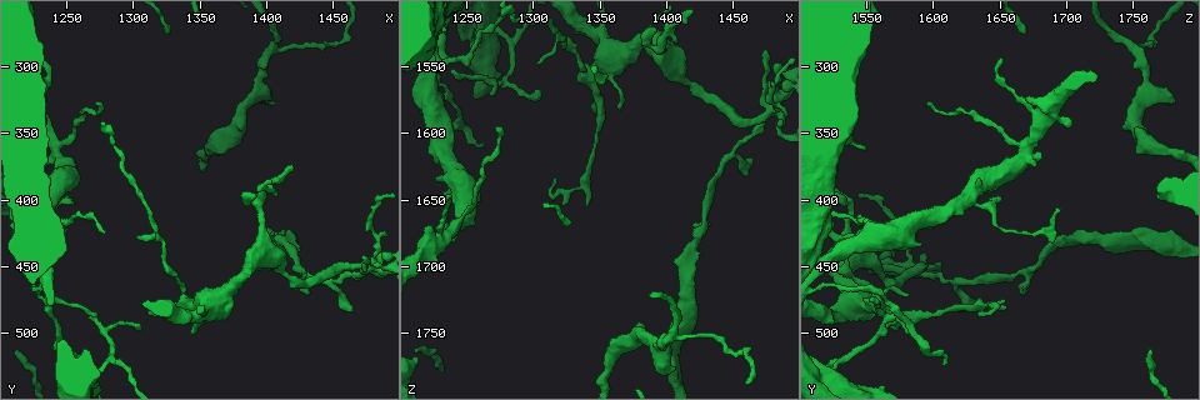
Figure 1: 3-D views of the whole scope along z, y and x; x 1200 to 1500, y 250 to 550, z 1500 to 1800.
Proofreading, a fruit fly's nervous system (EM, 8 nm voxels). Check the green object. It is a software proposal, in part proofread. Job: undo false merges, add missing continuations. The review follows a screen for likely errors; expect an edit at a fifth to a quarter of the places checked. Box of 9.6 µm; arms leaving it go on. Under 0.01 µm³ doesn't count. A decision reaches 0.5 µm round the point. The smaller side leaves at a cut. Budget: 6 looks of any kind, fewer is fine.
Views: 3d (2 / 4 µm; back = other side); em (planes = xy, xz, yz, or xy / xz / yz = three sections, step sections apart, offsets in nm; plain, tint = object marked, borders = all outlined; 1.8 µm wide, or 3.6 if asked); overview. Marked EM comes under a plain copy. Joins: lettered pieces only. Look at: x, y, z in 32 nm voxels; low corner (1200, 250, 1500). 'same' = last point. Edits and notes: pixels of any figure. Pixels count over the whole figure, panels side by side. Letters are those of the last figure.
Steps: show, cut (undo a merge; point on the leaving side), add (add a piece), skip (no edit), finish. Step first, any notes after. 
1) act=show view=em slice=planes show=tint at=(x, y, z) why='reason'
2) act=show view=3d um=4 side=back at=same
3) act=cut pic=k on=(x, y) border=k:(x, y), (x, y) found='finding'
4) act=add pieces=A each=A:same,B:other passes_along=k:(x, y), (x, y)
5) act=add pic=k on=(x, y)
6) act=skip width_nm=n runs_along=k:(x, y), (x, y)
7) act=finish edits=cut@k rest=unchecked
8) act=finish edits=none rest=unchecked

act=show view=3d um=4 side=back at=(1242, 360, 1668) why='arms part here'

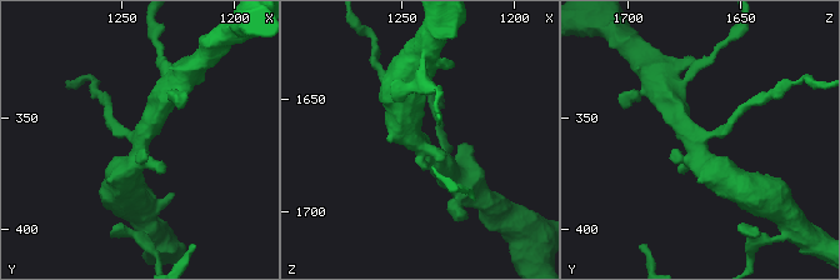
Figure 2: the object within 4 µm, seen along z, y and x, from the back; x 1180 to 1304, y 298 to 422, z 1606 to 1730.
act=show view=em slice=xz step=4 show=tint at=(1242, 362, 1668)

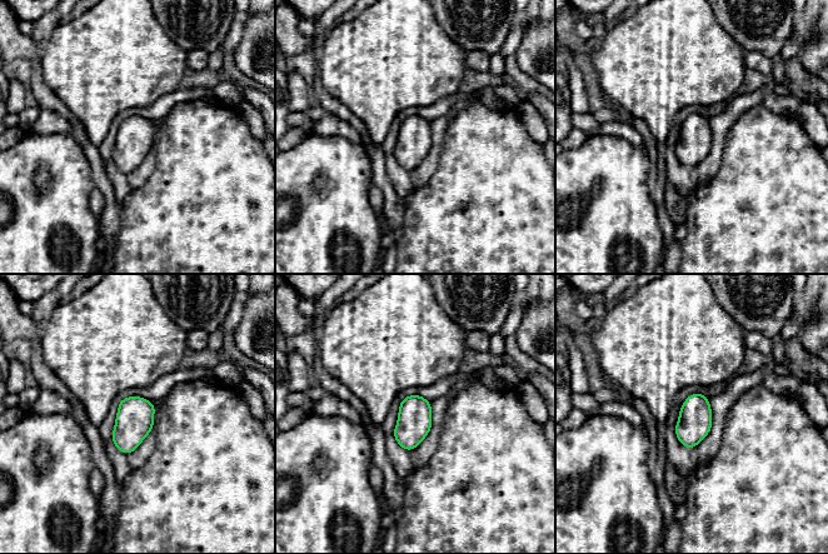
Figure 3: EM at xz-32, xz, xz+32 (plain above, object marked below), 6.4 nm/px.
act=show view=em slice=planes show=borders at=same why='another direction'

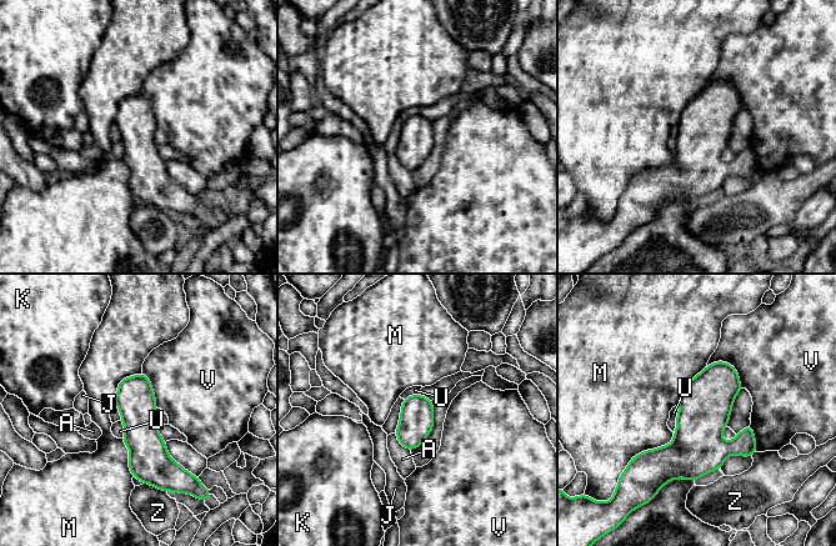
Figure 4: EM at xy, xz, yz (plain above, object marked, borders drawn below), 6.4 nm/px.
act=skip each=A:other,J:other,K:other,M:other,U:other,V:other,Z:other runs_along=4:(131, 379), (141, 437), (164, 484) found='continuous, no second neuron'

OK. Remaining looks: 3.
act=show view=3d um=4 at=(1464, 484, 1622)

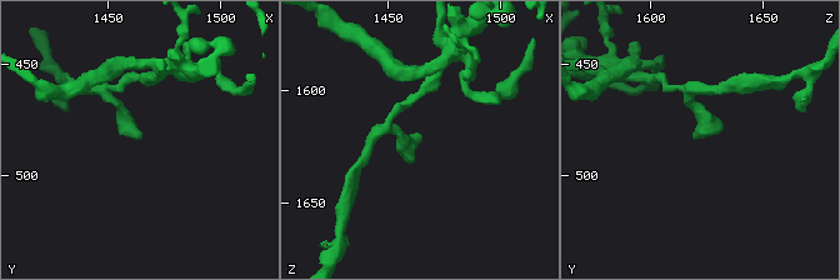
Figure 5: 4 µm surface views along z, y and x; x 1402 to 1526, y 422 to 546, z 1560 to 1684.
act=show view=em slice=xy step=16 show=borders at=(1465, 484, 1620) why='shape alone is not enough'

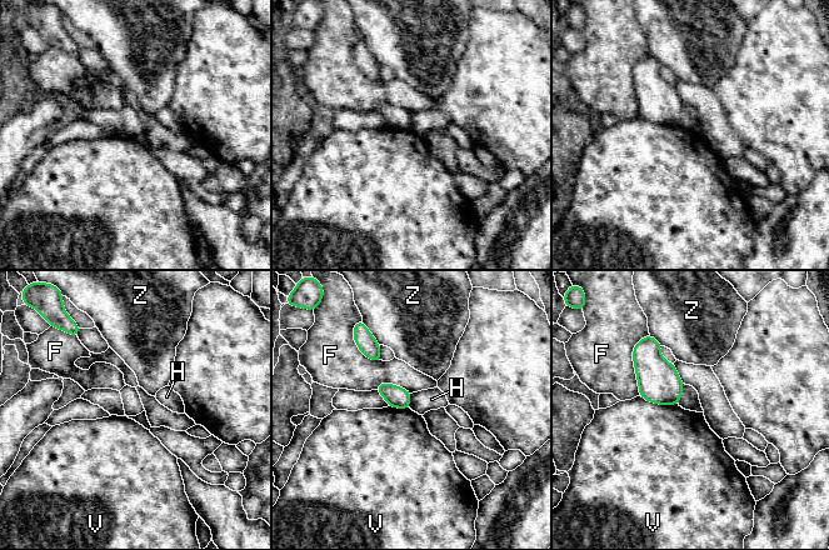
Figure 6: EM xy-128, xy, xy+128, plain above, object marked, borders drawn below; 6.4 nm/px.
act=show view=em slice=planes show=borders at=same why='another direction'

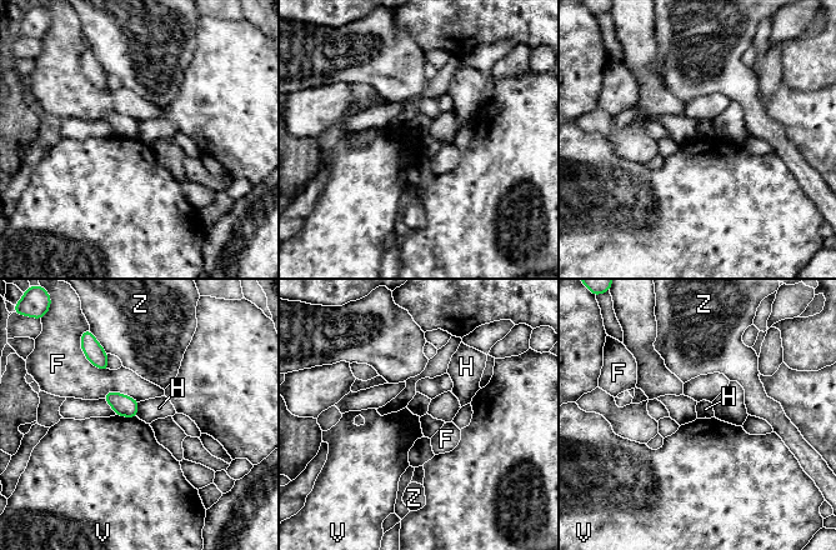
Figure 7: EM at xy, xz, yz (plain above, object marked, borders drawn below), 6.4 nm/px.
act=skip each=F:other,H:other,V:other,Z:other border=7:(139, 403), (136, 416) found='no lettered piece goes on from it'

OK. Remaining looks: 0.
act=finish edits=none rest=unchecked

